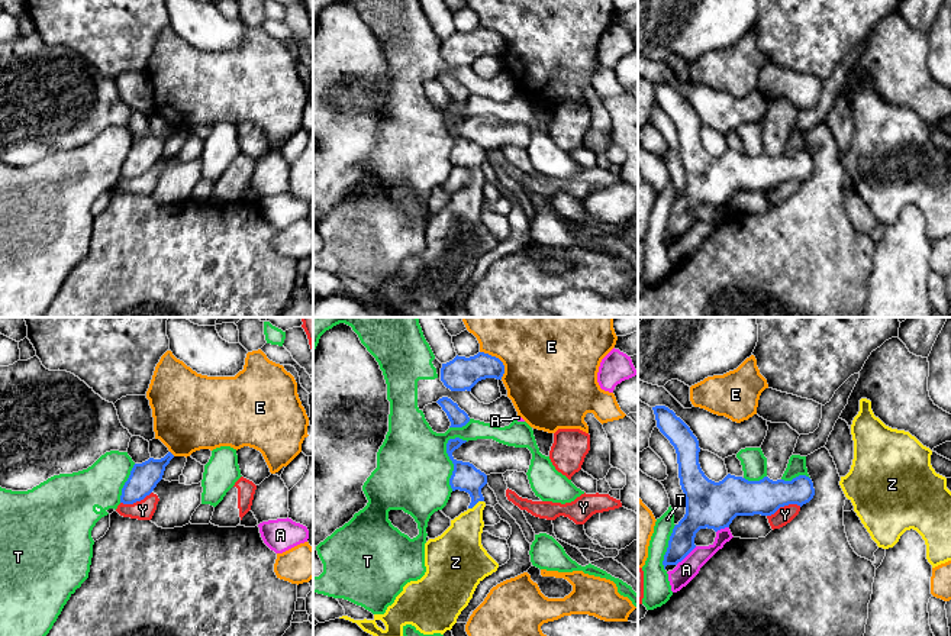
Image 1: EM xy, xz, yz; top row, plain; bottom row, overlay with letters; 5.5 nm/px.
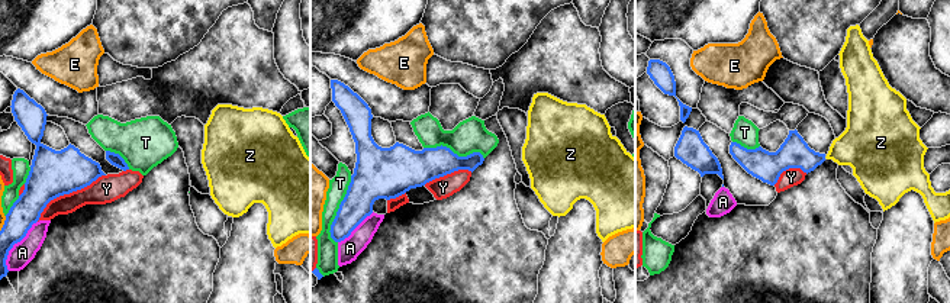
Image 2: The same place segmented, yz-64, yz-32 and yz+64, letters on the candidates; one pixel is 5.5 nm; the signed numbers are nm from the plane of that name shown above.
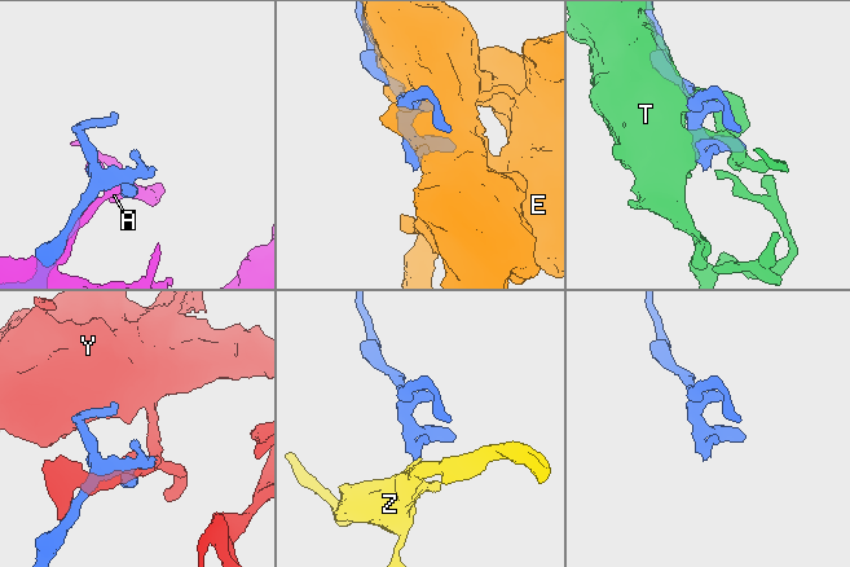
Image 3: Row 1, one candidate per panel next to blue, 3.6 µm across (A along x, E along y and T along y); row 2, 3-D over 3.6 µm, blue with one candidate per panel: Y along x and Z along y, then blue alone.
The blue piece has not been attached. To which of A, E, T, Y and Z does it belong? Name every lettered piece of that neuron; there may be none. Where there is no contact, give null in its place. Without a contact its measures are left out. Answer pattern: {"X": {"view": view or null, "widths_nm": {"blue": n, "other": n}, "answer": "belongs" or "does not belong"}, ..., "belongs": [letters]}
{"A": {"view": "yz", "widths_nm": {"blue": 170, "other": 120}, "answer": "does not belong"}, "E": {"view": "xz", "widths_nm": {"blue": 190, "other": 440}, "answer": "does not belong"}, "T": {"view": "xz", "widths_nm": {"blue": 160, "other": 420}, "answer": "does not belong"}, "Y": {"view": "yz", "widths_nm": {"blue": 200, "other": 100}, "answer": "does not belong"}, "Z": {"view": "xz", "widths_nm": {"blue": 160, "other": 240}, "answer": "belongs"}, "belongs": ["Z"]}

